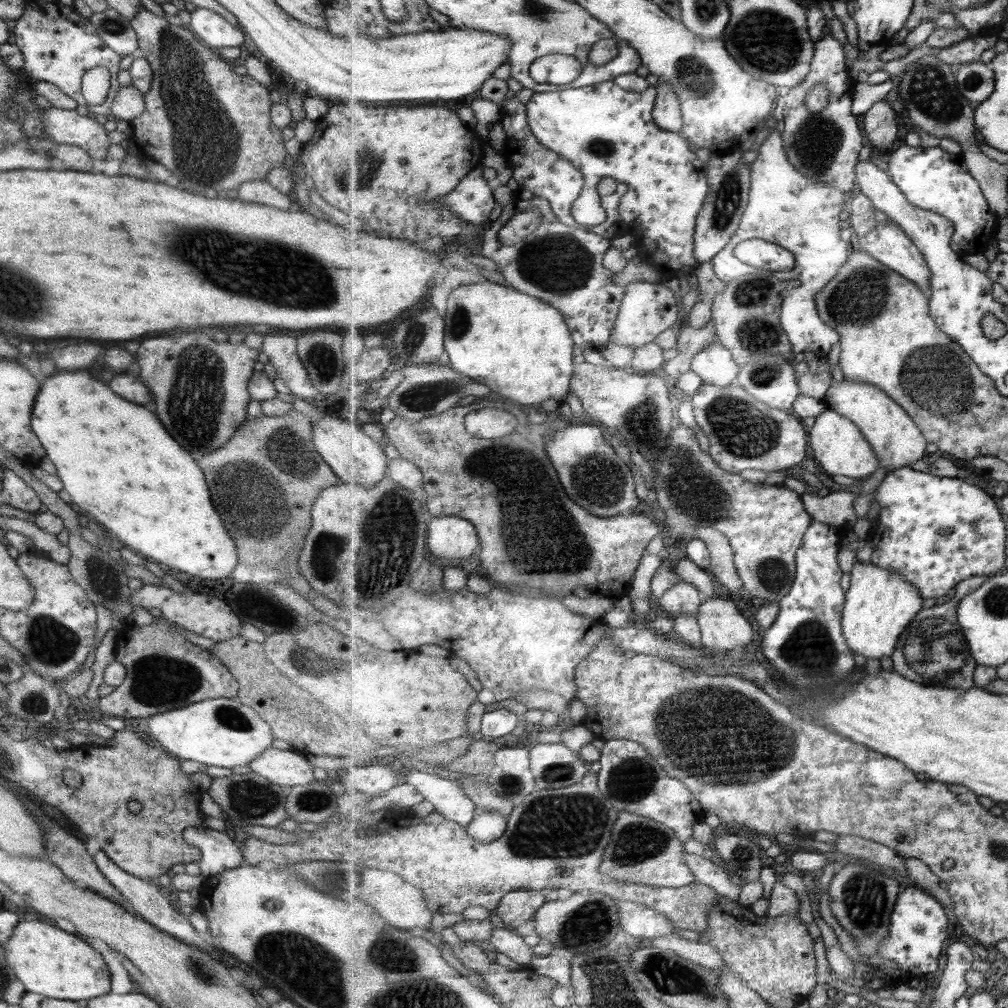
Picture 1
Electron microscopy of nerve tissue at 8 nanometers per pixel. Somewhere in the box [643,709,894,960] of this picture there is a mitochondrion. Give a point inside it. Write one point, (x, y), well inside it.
(864, 897)

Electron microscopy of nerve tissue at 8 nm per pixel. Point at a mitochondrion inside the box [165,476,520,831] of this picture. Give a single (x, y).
(389, 535)

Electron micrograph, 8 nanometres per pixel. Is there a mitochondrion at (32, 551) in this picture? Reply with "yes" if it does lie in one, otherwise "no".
no

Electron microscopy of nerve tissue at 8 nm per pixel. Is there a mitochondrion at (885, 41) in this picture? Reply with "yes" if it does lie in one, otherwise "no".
no

